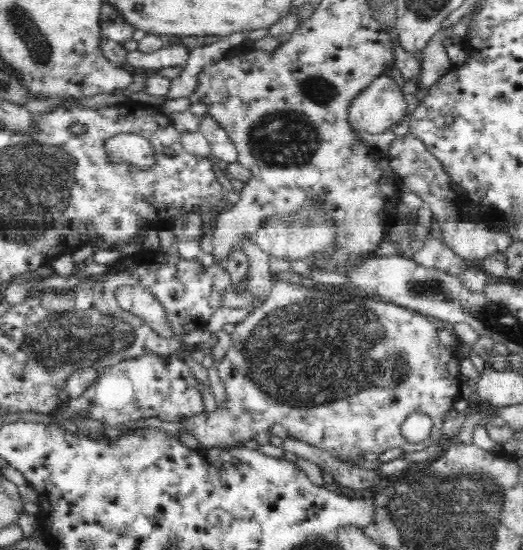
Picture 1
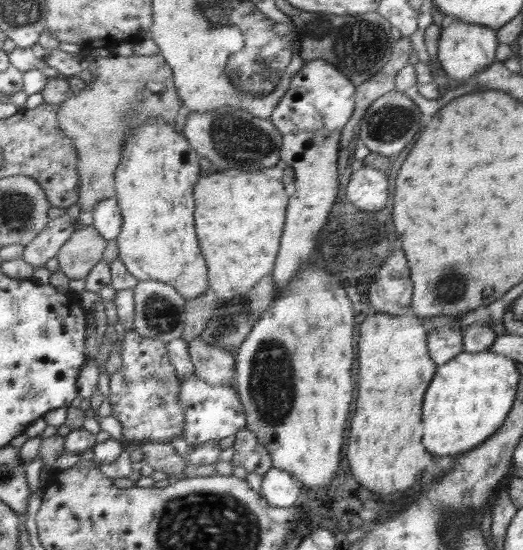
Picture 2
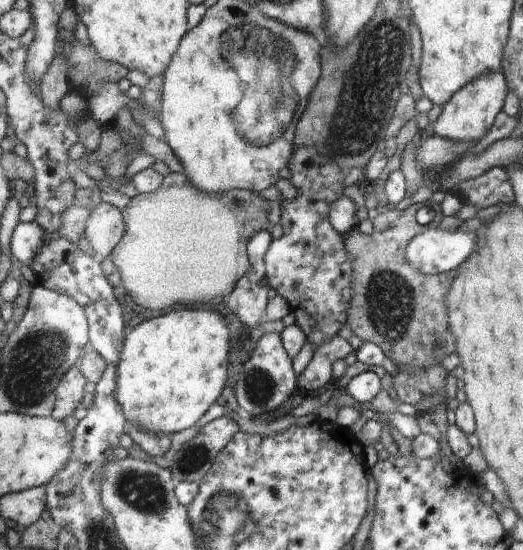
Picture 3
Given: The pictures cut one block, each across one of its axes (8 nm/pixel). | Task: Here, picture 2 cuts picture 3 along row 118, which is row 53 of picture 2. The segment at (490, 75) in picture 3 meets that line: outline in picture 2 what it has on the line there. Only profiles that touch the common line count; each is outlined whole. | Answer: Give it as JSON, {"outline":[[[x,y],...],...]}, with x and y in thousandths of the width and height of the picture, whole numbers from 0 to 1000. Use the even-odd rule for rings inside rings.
{"outline":[[[862,36],[843,49],[836,107],[851,133],[870,151],[883,153],[943,116],[945,95],[954,80],[943,51]]]}

